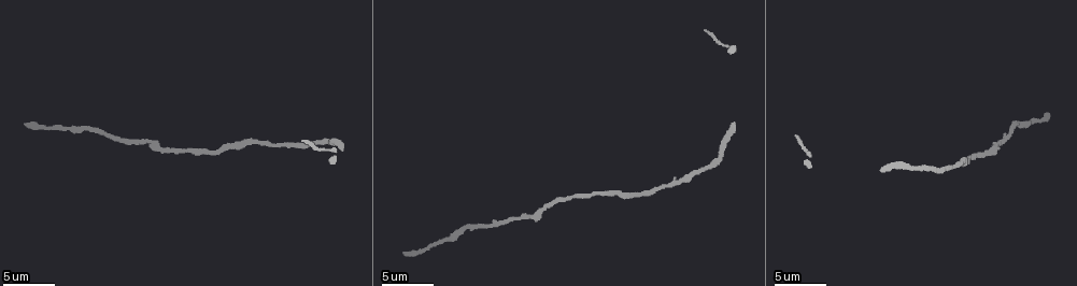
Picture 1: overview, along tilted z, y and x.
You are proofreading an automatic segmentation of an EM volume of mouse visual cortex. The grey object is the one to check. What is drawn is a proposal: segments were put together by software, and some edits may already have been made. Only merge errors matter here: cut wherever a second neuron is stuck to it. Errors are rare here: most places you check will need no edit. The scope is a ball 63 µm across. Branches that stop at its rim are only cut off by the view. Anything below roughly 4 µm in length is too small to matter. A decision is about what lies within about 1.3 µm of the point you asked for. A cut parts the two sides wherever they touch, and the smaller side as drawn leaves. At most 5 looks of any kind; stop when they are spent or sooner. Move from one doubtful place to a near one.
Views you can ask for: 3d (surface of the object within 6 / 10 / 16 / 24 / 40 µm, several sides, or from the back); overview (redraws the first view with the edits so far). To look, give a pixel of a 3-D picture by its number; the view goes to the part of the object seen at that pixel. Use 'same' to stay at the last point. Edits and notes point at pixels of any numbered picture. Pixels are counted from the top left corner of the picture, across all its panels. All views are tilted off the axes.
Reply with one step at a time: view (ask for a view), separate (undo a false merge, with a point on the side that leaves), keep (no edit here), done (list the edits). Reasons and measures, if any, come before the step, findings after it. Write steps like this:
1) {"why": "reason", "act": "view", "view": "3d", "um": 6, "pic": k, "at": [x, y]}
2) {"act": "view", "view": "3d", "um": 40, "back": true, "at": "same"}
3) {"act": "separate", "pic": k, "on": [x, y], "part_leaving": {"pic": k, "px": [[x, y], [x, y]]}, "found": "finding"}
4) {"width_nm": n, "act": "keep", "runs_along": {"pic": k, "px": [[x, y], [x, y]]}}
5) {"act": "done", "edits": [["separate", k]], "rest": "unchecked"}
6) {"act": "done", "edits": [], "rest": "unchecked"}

{"why": "thick turns thin", "act": "view", "view": "3d", "um": 16, "pic": 1, "at": [148, 141]}

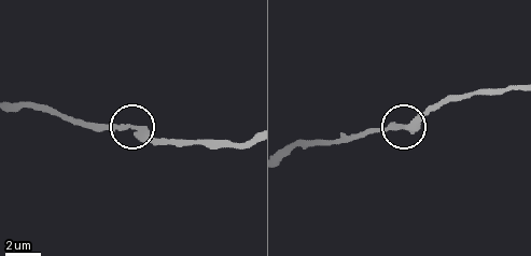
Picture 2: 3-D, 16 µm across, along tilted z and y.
{"act": "keep", "found": "one neuron here"}

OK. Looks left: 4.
{"act": "view", "view": "3d", "um": 6, "pic": 1, "at": [248, 142]}

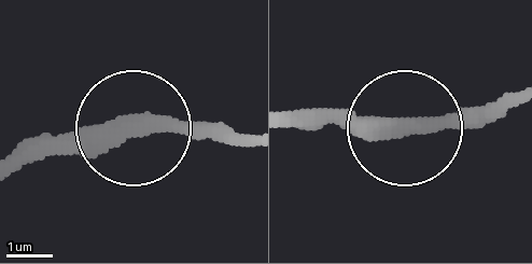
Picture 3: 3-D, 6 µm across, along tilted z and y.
{"act": "keep", "found": "one neuron here"}

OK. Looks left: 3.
{"why": "sudden change in width", "act": "view", "view": "3d", "um": 6, "pic": 1, "at": [340, 145]}

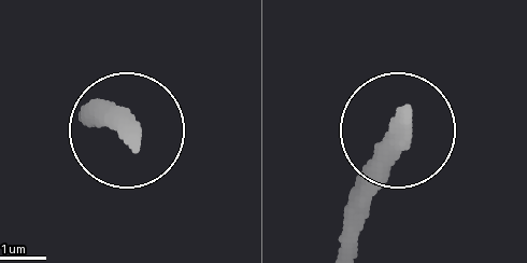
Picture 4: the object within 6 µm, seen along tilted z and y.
{"width_nm": 570, "act": "keep", "found": "all the same neuron"}

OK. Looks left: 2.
{"act": "done", "edits": [], "rest": "unchecked"}

